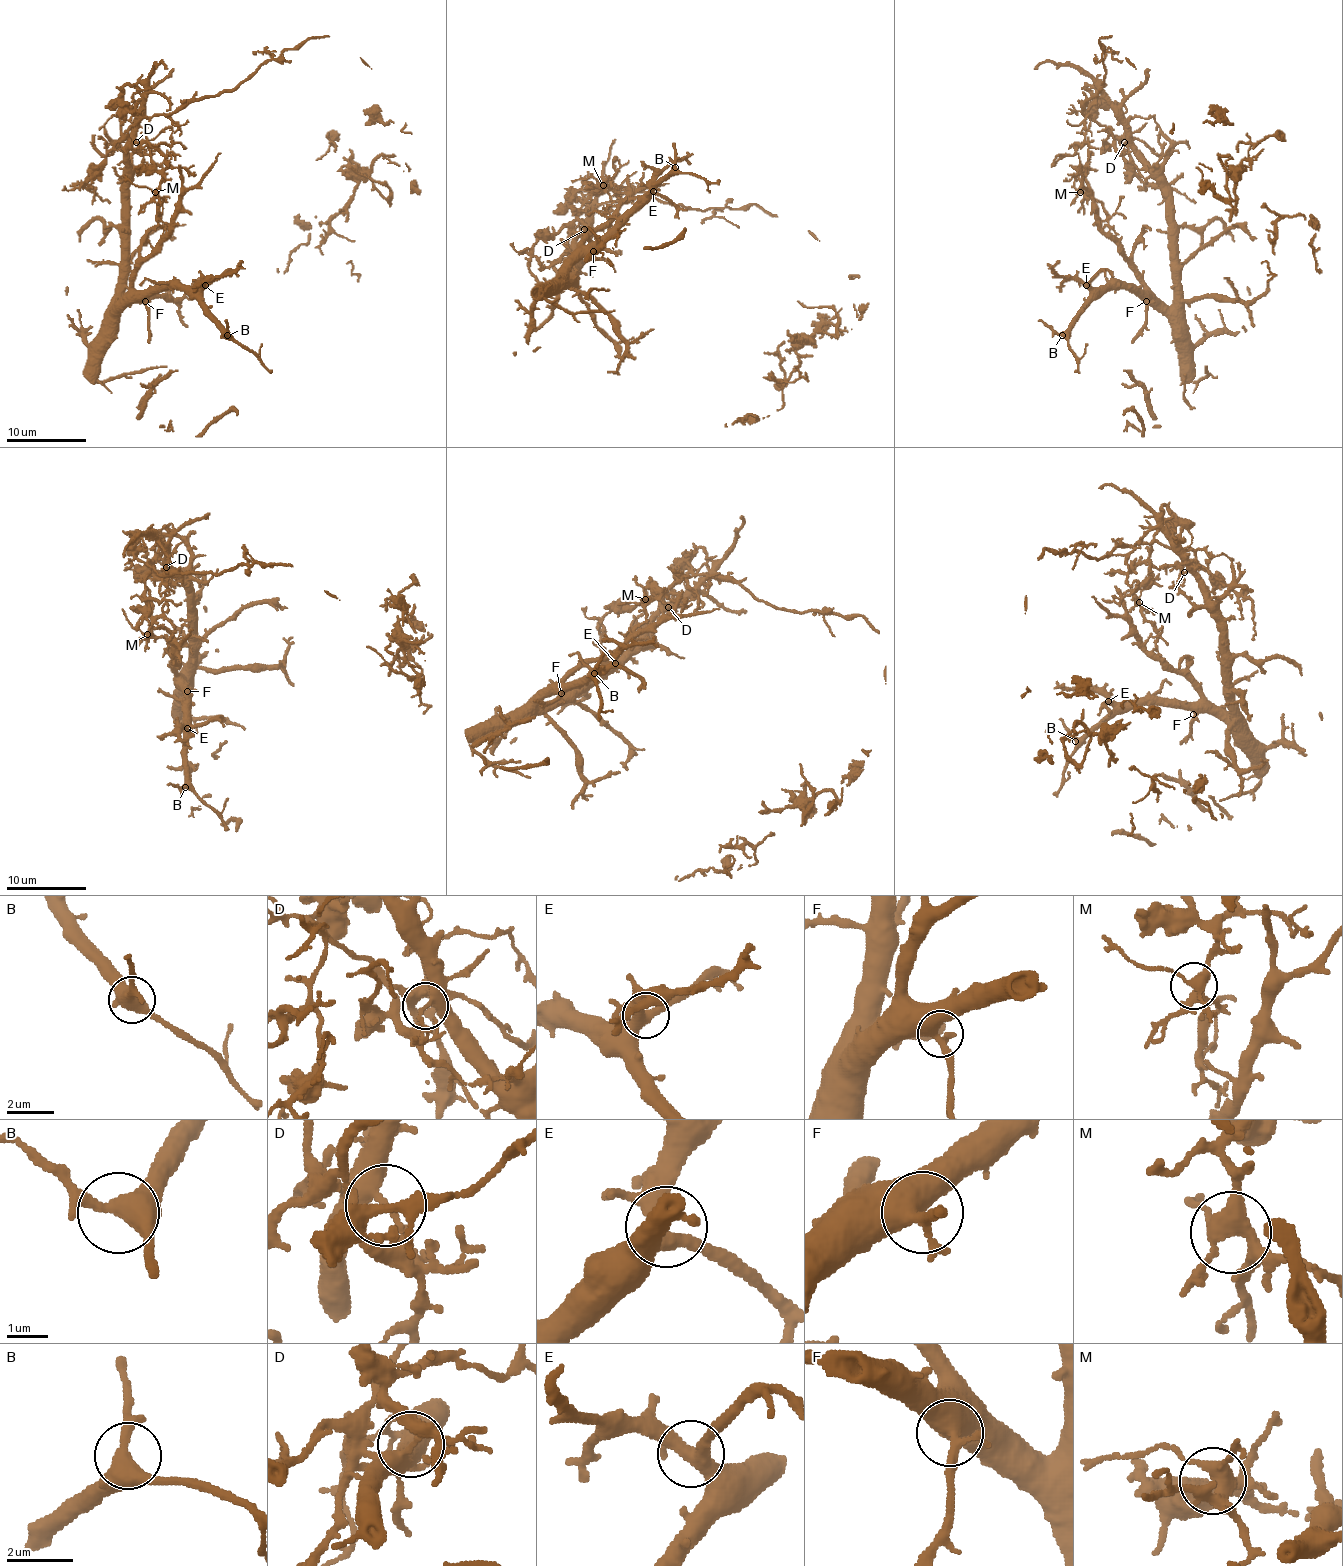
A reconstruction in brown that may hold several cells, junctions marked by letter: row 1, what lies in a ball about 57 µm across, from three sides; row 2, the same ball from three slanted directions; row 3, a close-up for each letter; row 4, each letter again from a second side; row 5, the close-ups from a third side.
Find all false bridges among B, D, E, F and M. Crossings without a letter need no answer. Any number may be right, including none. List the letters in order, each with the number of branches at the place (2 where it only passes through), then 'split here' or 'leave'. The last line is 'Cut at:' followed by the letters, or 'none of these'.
B: branches 5; leave
D: branches 2; split here
E: branches 4; leave
F: branches 2; leave
M: branches 5; leave
Cut at: D

